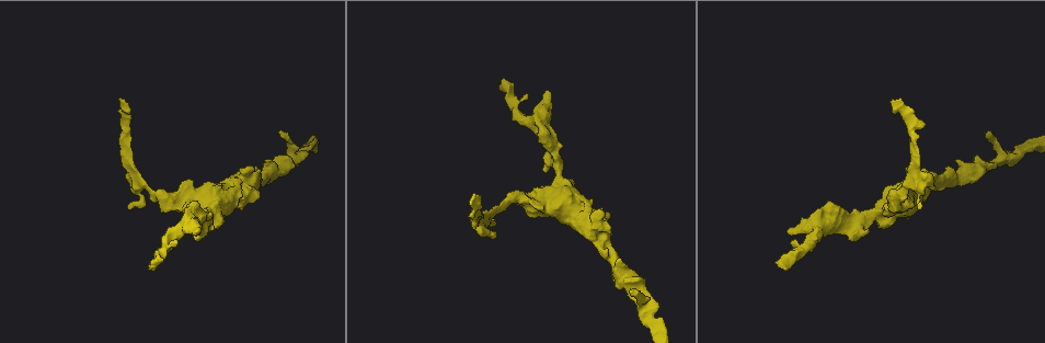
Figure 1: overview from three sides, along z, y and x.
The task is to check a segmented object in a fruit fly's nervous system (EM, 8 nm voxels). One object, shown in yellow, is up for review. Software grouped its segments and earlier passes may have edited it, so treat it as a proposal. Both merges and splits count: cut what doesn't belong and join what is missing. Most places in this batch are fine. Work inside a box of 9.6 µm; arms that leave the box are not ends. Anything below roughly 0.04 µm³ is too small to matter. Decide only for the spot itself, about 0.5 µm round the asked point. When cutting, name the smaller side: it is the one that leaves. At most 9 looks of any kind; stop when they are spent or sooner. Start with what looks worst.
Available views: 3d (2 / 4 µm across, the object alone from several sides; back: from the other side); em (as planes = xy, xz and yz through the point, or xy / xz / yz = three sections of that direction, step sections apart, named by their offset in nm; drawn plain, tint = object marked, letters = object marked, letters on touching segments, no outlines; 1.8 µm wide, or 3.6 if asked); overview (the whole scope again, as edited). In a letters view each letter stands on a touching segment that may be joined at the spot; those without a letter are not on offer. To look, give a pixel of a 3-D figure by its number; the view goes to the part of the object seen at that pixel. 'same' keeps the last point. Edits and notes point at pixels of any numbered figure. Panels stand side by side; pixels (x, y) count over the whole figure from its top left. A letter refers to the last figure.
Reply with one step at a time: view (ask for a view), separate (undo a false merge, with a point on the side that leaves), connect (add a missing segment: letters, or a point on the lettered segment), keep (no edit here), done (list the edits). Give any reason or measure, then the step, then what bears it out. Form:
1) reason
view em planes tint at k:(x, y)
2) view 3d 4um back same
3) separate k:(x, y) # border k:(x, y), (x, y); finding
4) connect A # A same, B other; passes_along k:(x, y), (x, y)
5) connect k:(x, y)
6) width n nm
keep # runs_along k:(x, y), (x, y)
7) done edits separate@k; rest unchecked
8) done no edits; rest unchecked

free end
view 3d 4um at 1:(120, 99)

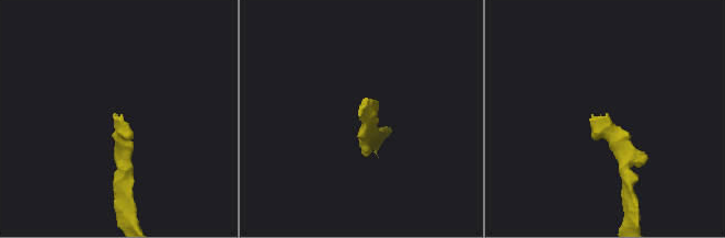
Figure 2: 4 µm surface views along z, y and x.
now the EM
view em planes letters at 2:(360, 116)

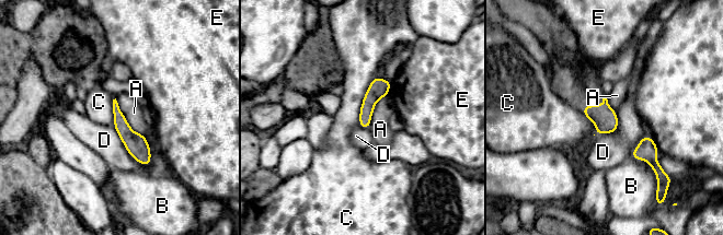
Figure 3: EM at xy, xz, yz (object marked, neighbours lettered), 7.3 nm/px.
width 110 nm; longest_contact D 400 nm
keep # A other, B other, C other, D other, E other; none of them fits

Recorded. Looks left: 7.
sudden change in width
view em planes letters at 1:(566, 188)

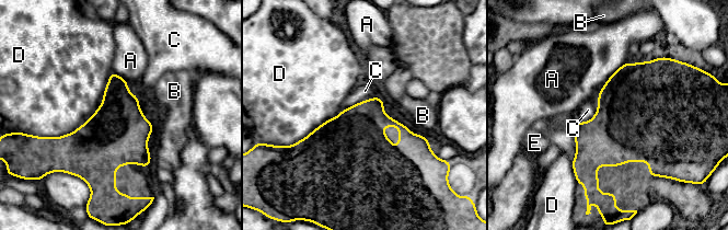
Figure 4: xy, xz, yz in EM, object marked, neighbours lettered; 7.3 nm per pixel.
width 400 nm
keep # A other, B other, C other, D other, E other; border 4:(382, 96), (367, 98), (344, 108); one cell here

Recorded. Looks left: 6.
free end
view em planes letters at 1:(154, 266)

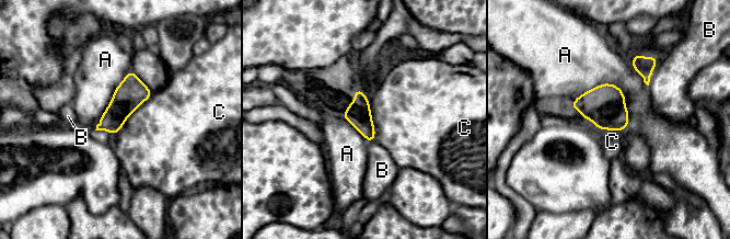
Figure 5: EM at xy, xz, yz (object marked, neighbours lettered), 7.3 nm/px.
keep # A other, B other, C other; border 5:(152, 92), (114, 136); no lettered segment goes on from it

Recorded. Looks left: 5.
free end
view em planes letters at 1:(987, 134)

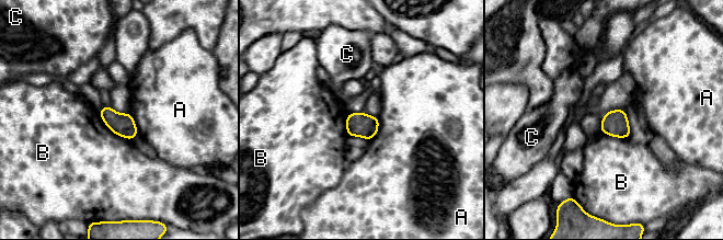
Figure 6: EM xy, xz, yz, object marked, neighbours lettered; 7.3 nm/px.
keep # A other, B other, C other; border 6:(98, 112), (112, 132), (132, 141); no lettered segment goes on from it

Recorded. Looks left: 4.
done no edits; rest unchecked

